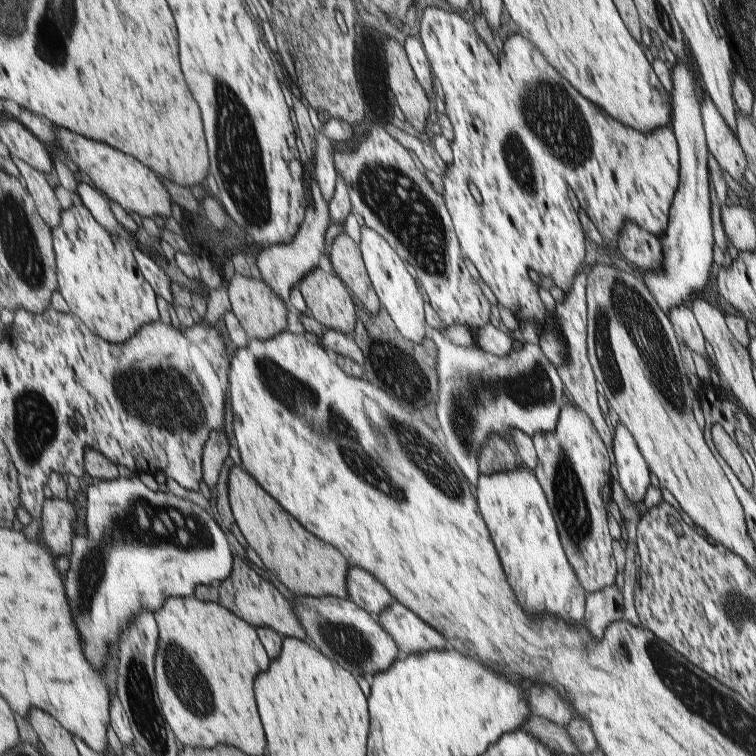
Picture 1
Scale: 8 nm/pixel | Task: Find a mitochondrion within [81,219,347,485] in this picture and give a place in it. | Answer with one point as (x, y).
(163, 394)

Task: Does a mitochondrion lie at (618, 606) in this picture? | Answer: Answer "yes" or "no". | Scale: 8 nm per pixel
no

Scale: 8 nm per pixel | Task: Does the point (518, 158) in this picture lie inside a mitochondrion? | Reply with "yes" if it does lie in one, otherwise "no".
yes

